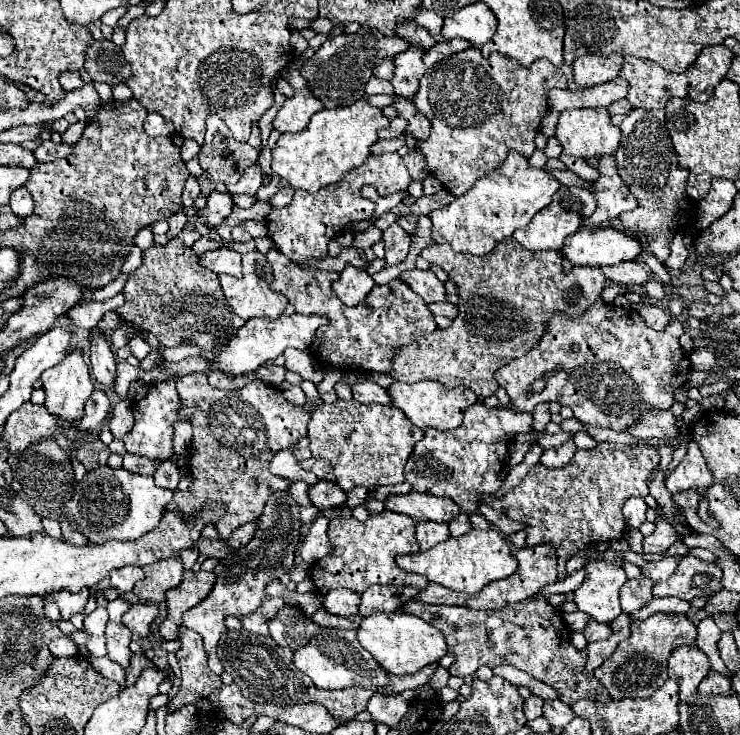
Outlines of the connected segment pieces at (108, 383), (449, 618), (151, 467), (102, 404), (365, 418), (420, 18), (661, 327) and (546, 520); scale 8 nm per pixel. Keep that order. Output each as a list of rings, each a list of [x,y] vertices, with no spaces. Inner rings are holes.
[[[95,333],[91,337],[89,359],[91,359],[95,379],[103,387],[113,389],[115,387],[115,377],[117,377],[117,361],[115,361],[115,355],[109,349],[109,341],[107,341],[107,337],[103,337],[103,333]]]
[[[527,599],[491,611],[423,605],[413,601],[405,605],[405,613],[425,619],[443,633],[449,653],[455,655],[455,663],[449,667],[449,673],[455,677],[471,677],[481,665],[487,665],[491,669],[497,665],[513,665],[553,687],[557,691],[557,697],[567,705],[581,699],[603,703],[611,699],[609,691],[593,675],[585,675],[587,655],[585,651],[573,647],[571,631],[563,621],[563,613],[555,611],[555,607],[549,605],[547,599]]]
[[[125,453],[125,457],[123,457],[123,469],[131,471],[131,473],[137,473],[137,475],[153,475],[155,469],[157,469],[157,463],[151,461],[151,459],[139,457],[139,455]]]
[[[95,389],[93,395],[87,399],[85,403],[85,417],[81,419],[81,423],[75,427],[77,431],[95,431],[107,417],[109,411],[109,399],[101,389]]]
[[[355,399],[321,405],[309,421],[309,449],[315,459],[327,459],[333,465],[337,483],[343,491],[349,491],[357,485],[365,489],[403,483],[403,467],[411,455],[417,441],[423,439],[423,431],[413,427],[405,419],[403,411],[397,411],[393,405],[377,403],[357,403]]]
[[[423,9],[423,13],[417,13],[417,23],[419,23],[421,27],[427,27],[427,29],[431,31],[431,35],[441,35],[443,19],[441,19],[437,13]]]
[[[639,305],[639,315],[645,319],[645,323],[655,329],[655,331],[665,331],[667,325],[671,323],[671,315],[667,315],[663,309],[657,305]]]
[[[601,443],[593,451],[579,449],[575,459],[571,459],[569,467],[563,467],[563,469],[547,469],[541,463],[537,463],[511,493],[507,493],[501,499],[491,499],[489,495],[481,495],[481,501],[491,505],[493,509],[503,511],[513,521],[525,523],[527,545],[539,545],[539,543],[555,545],[557,555],[559,555],[557,571],[561,577],[567,577],[565,563],[585,545],[597,543],[597,541],[617,541],[623,537],[625,533],[625,519],[621,513],[623,503],[635,495],[637,497],[649,495],[647,477],[657,465],[659,465],[659,453],[655,447],[649,447],[649,445],[627,447],[627,445],[617,445],[617,443]]]

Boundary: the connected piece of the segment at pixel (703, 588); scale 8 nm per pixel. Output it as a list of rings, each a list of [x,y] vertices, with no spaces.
[[[687,555],[679,561],[675,573],[667,581],[657,581],[653,597],[679,597],[691,601],[721,591],[721,569],[715,563]]]

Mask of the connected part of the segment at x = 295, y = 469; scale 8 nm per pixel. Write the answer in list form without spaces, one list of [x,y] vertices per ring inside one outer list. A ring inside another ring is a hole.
[[[285,449],[285,451],[279,451],[271,465],[269,465],[269,471],[273,471],[273,475],[277,477],[285,477],[289,481],[303,481],[307,485],[315,485],[319,479],[315,477],[315,473],[309,473],[309,471],[303,471],[299,465],[297,465],[297,459],[293,457],[291,449]]]

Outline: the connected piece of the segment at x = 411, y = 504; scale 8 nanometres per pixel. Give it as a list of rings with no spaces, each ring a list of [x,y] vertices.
[[[411,491],[407,495],[389,495],[385,499],[385,509],[409,515],[415,521],[437,521],[437,523],[447,523],[457,513],[461,513],[453,499],[425,495],[419,491]]]

